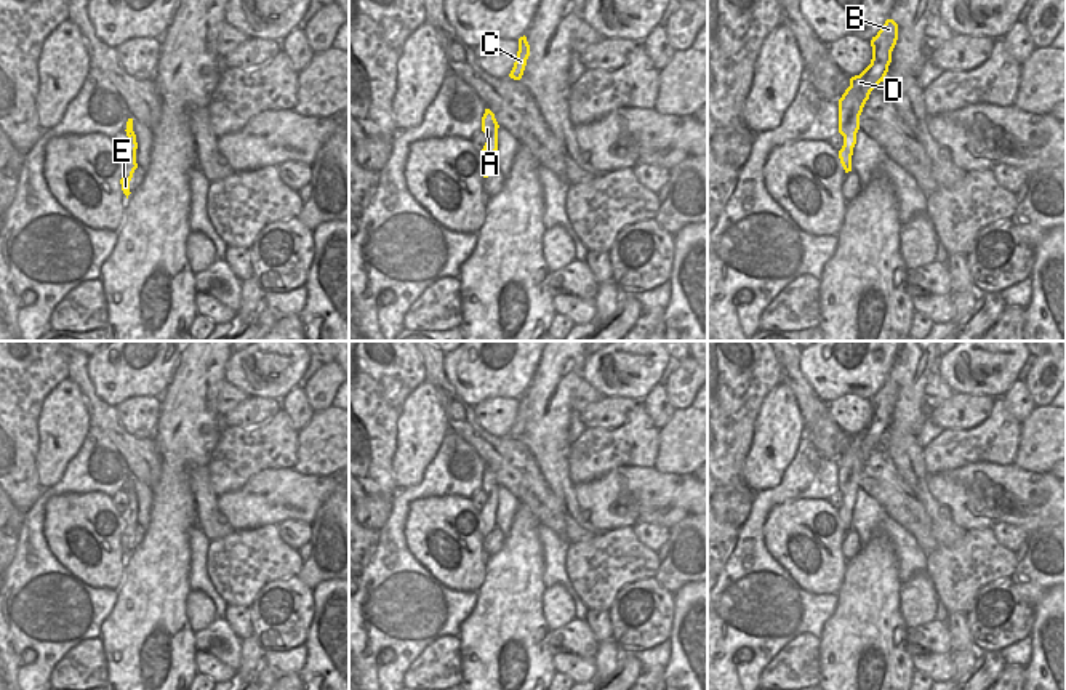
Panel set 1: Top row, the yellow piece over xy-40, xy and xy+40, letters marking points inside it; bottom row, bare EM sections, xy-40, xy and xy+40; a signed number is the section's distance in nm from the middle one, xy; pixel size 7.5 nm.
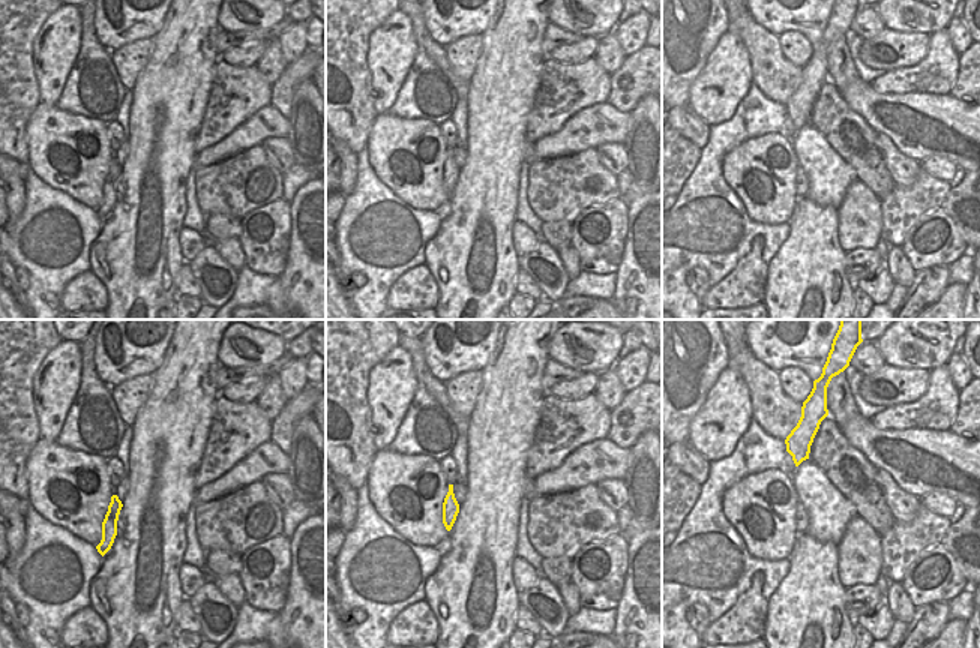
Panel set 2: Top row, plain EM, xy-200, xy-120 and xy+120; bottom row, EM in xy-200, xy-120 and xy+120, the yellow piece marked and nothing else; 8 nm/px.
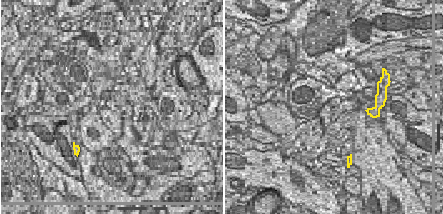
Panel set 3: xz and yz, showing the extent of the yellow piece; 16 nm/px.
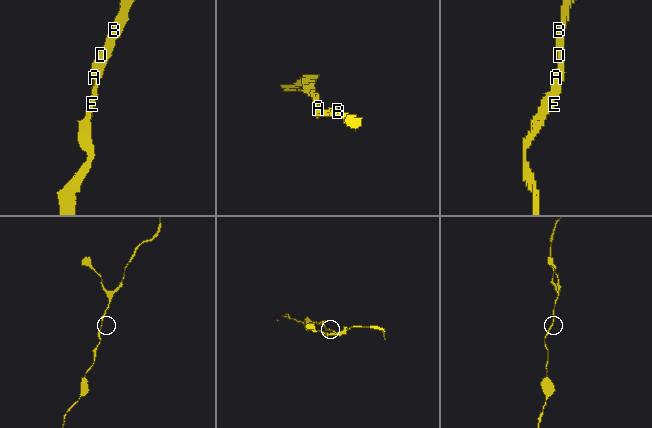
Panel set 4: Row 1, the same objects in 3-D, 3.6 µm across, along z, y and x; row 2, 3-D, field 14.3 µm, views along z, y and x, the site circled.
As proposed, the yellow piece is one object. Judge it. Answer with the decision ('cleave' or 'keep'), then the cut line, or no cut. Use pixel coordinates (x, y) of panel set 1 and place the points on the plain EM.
keep | no cut

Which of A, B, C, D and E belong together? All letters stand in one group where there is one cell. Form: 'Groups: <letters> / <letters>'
Groups: A B C D E.

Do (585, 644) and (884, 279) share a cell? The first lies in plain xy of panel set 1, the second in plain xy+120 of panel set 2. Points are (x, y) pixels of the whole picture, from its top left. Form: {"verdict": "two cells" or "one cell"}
{"verdict": "two cells"}

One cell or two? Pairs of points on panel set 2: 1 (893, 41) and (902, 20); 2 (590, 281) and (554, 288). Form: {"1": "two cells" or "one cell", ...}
{"1": "two cells", "2": "two cells"}

